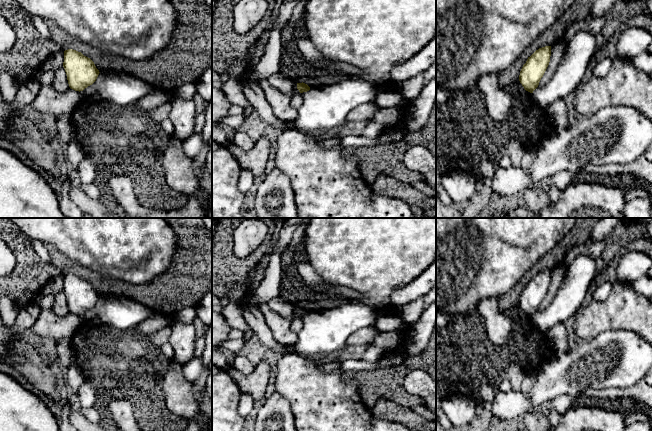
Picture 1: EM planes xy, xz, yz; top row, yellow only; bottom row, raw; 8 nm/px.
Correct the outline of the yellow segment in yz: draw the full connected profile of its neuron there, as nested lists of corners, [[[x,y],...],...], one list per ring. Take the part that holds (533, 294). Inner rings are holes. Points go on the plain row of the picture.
[[[545,270],[539,272],[528,281],[519,299],[519,305],[526,315],[533,317],[538,311],[539,306],[549,289],[550,280],[551,270]]]

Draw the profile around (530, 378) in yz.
[[[531,370],[531,371],[527,371],[525,373],[525,377],[524,377],[524,380],[522,382],[521,393],[523,393],[525,395],[529,394],[532,386],[537,381],[538,373],[539,373],[539,370]]]

